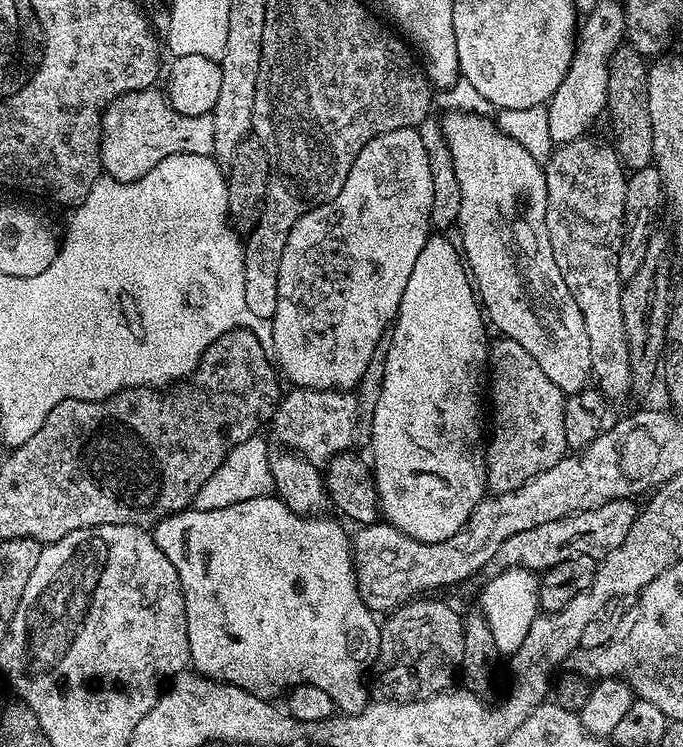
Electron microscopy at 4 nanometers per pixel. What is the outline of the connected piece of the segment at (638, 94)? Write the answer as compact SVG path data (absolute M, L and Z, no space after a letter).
M621 46L613 53L609 62L609 92L607 115L612 115L612 132L616 135L614 147L620 156L620 163L625 169L635 170L645 168L653 163L654 154L654 130L650 130L650 102L648 101L648 70L649 65L644 64L644 60L632 46Z

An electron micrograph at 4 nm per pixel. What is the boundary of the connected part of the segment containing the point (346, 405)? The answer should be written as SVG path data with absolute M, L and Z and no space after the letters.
M298 387L288 391L283 393L280 403L276 405L276 415L270 421L270 429L280 439L279 443L283 447L317 466L327 464L339 452L349 451L353 447L352 439L358 436L358 409L355 395L351 391Z

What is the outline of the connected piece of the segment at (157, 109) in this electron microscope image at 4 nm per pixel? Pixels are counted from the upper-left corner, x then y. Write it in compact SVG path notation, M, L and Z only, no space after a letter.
M159 87L143 88L119 96L104 112L100 123L100 167L103 175L134 182L142 178L162 158L178 154L212 156L214 150L214 118L178 114L168 105L168 97Z

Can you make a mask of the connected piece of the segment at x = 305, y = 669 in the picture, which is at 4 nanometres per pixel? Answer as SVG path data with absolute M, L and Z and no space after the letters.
M259 496L246 502L234 502L234 506L222 506L222 510L198 510L193 507L167 516L154 525L156 544L170 558L174 570L178 570L178 578L182 586L182 594L186 602L186 626L190 638L190 664L201 676L209 676L221 684L233 684L255 696L276 698L280 691L291 690L297 684L318 686L318 690L326 690L336 703L337 709L344 714L355 714L370 702L368 688L364 685L364 671L371 669L376 663L376 655L380 649L380 624L377 617L362 602L356 589L356 569L352 567L352 545L349 533L344 533L345 525L339 519L327 520L327 515L299 516L280 501L279 496Z

